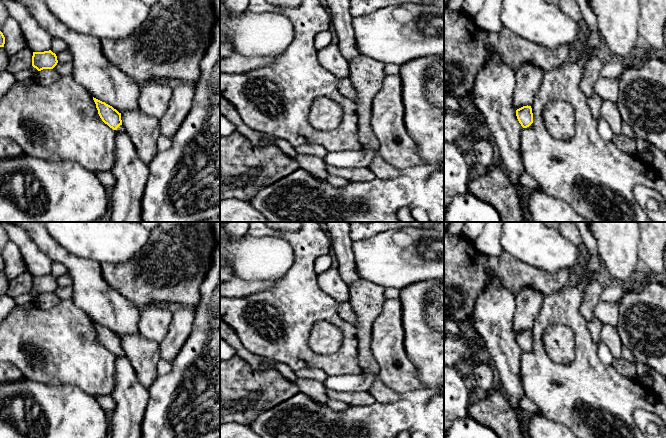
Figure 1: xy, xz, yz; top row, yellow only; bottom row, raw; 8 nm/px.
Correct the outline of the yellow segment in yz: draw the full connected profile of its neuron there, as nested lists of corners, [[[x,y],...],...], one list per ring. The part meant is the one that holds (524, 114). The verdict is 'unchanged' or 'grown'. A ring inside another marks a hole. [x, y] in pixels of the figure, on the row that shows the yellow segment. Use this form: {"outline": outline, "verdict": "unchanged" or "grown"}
{"outline": [[[527,105],[517,109],[516,116],[523,128],[527,128],[533,123],[533,113],[531,106]]], "verdict": "unchanged"}

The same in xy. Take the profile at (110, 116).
{"outline": [[[94,97],[93,100],[102,121],[116,132],[125,132],[125,128],[122,125],[121,113],[105,102],[102,102]]], "verdict": "grown"}

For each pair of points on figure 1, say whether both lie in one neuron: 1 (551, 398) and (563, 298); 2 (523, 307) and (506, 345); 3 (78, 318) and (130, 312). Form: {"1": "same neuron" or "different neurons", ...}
{"1": "same neuron", "2": "different neurons", "3": "different neurons"}

